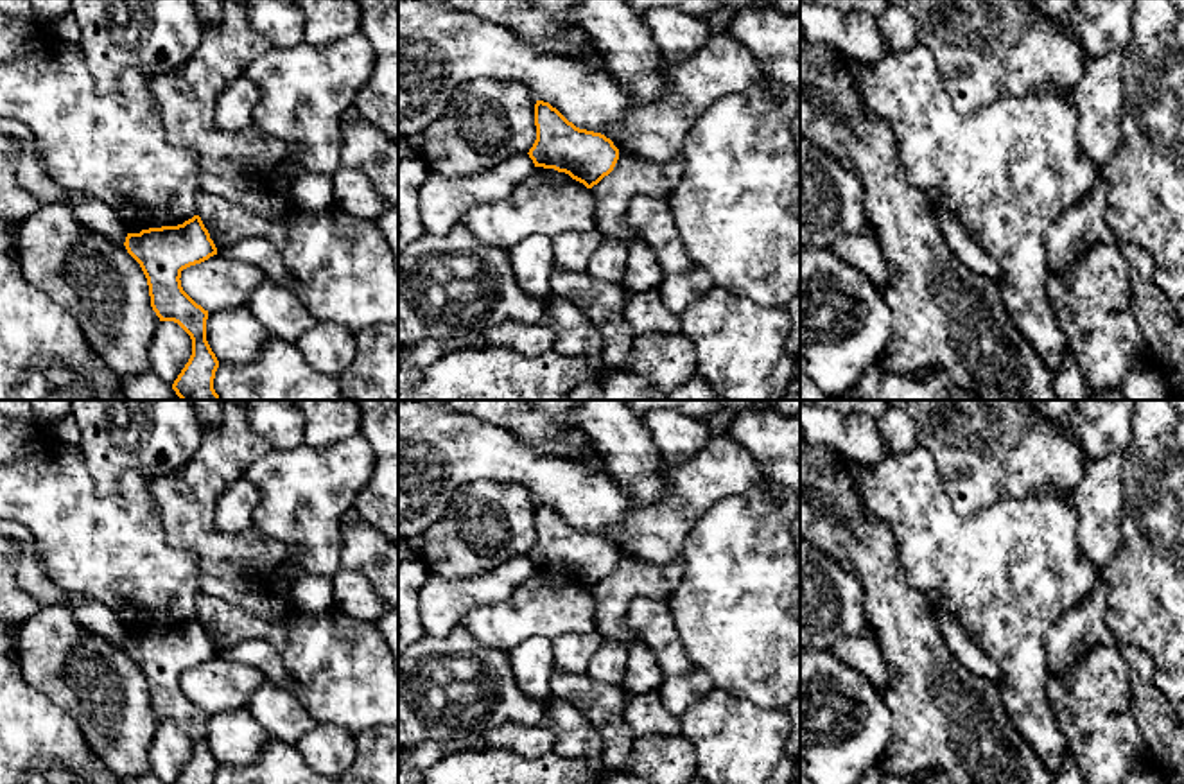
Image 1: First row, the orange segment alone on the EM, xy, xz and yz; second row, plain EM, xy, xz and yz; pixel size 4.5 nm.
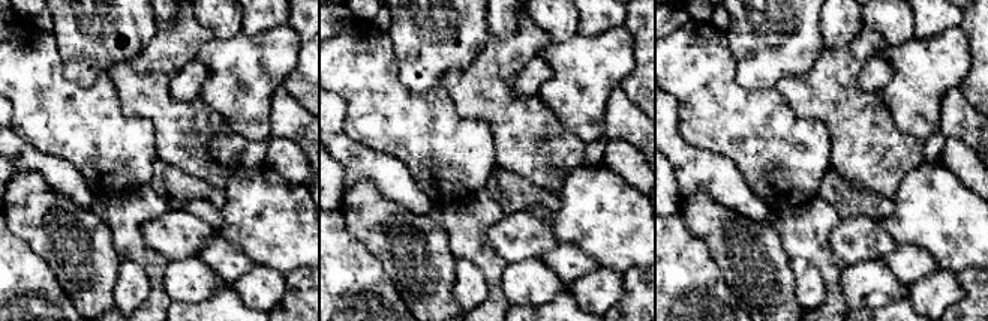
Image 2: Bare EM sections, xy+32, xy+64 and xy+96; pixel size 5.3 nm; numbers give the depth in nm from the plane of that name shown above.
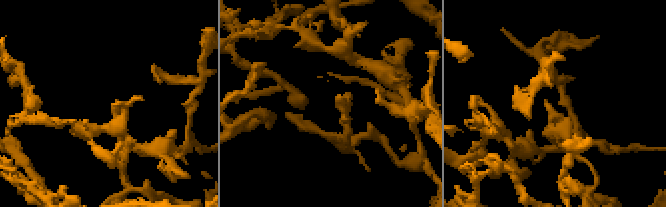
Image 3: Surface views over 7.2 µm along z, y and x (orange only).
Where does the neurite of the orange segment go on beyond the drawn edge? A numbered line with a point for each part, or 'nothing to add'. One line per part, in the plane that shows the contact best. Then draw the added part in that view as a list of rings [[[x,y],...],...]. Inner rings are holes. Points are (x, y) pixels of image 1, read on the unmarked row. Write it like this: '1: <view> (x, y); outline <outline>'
nothing to add

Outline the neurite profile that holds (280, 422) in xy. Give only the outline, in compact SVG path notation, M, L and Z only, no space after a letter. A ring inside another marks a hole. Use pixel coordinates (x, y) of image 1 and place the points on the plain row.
M251 400L244 407L251 429L276 450L305 443L305 416L292 400Z

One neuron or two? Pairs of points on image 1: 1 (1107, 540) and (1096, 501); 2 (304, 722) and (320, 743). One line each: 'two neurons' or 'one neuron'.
1: one neuron
2: two neurons

